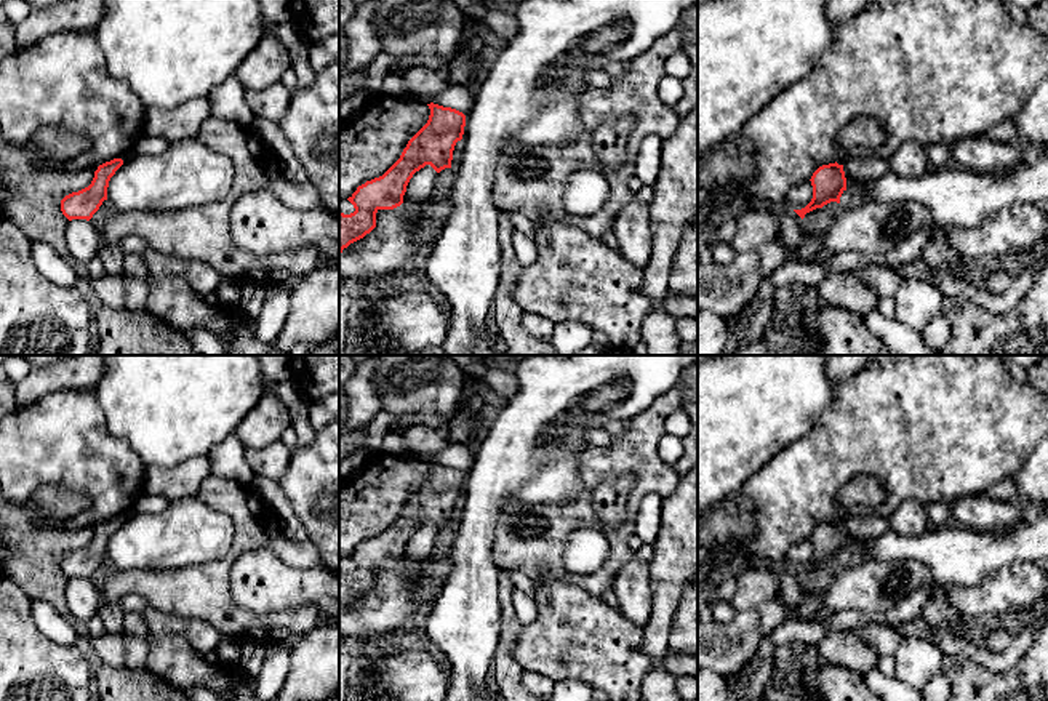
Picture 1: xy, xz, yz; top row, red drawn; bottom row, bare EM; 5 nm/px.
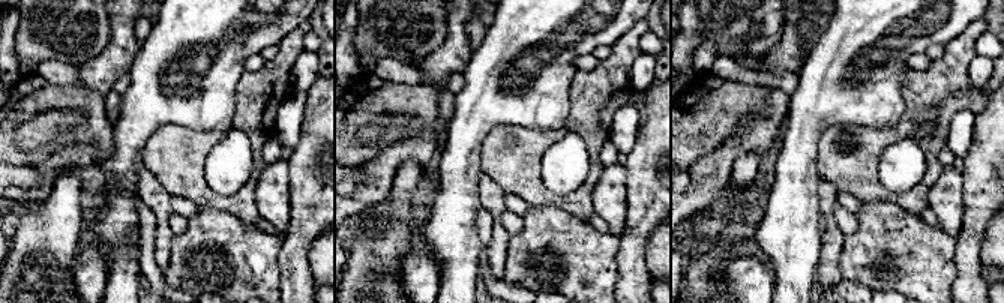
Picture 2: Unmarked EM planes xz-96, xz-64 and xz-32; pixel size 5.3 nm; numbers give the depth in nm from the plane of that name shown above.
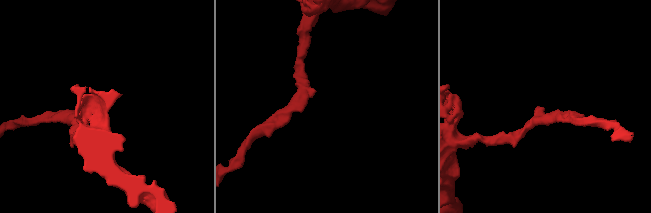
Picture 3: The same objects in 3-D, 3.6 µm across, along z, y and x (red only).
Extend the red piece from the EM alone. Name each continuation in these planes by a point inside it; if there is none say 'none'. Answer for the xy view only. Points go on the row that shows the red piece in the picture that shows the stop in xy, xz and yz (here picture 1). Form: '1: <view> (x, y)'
none

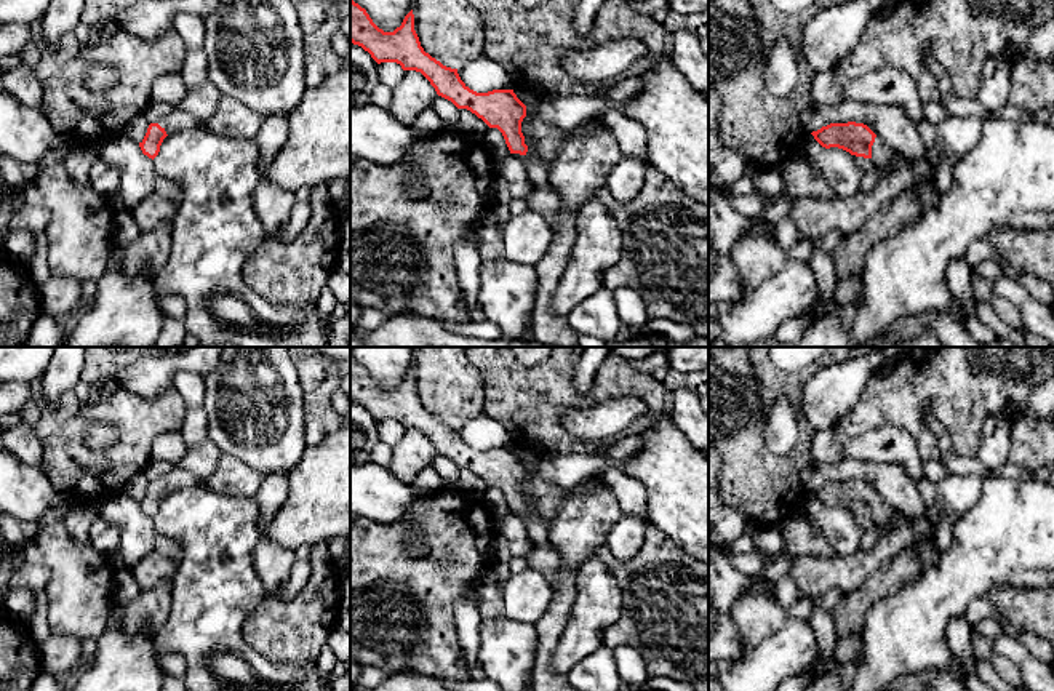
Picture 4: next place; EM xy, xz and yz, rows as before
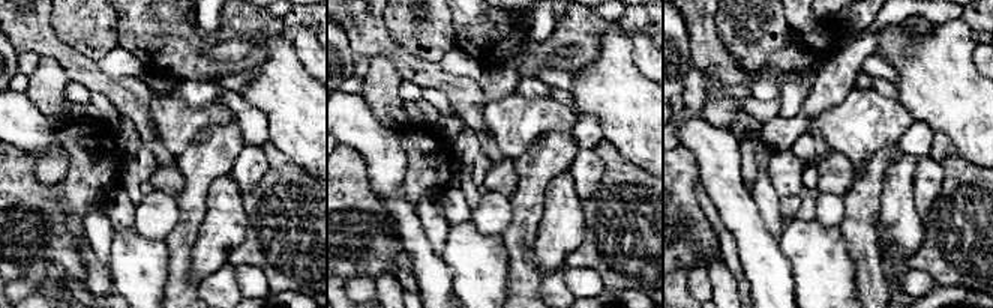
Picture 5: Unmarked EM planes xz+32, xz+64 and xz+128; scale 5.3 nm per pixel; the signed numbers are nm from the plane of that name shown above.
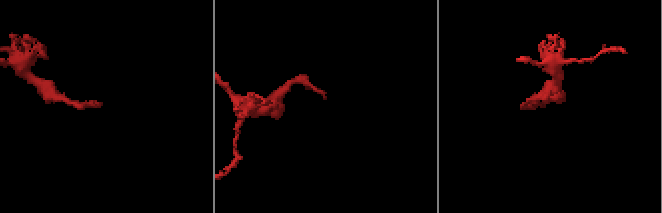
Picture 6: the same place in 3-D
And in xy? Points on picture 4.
1: xy (178, 119)

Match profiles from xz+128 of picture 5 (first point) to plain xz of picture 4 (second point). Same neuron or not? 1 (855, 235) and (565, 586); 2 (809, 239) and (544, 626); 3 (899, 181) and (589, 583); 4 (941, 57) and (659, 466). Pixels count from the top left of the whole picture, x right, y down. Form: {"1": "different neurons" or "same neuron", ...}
{"1": "same neuron", "2": "different neurons", "3": "same neuron", "4": "same neuron"}

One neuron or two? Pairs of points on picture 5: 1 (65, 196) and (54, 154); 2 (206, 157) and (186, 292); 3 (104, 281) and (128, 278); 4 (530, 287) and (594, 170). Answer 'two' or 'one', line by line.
1: two
2: one
3: two
4: two

